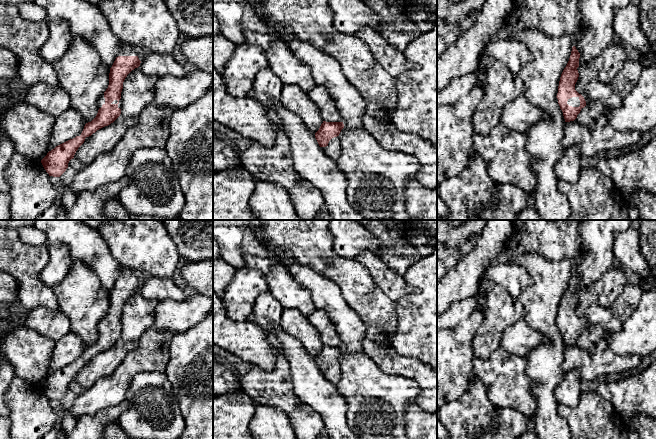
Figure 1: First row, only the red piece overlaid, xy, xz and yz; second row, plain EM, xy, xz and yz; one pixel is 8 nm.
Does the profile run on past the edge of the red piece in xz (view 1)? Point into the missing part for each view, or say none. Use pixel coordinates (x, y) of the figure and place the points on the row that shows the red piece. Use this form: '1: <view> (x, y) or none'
1: xz (333, 150)

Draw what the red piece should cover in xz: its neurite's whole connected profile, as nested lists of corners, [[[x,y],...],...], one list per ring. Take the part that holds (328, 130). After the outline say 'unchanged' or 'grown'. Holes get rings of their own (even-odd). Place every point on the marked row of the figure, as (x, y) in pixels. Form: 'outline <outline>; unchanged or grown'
outline [[[323,121],[319,130],[315,133],[315,138],[323,152],[335,161],[341,154],[339,134],[343,128],[343,122]]]; grown

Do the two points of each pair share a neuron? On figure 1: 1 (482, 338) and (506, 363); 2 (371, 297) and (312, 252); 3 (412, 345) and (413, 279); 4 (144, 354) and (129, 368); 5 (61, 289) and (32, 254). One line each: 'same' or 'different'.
1: different
2: same
3: same
4: same
5: different

